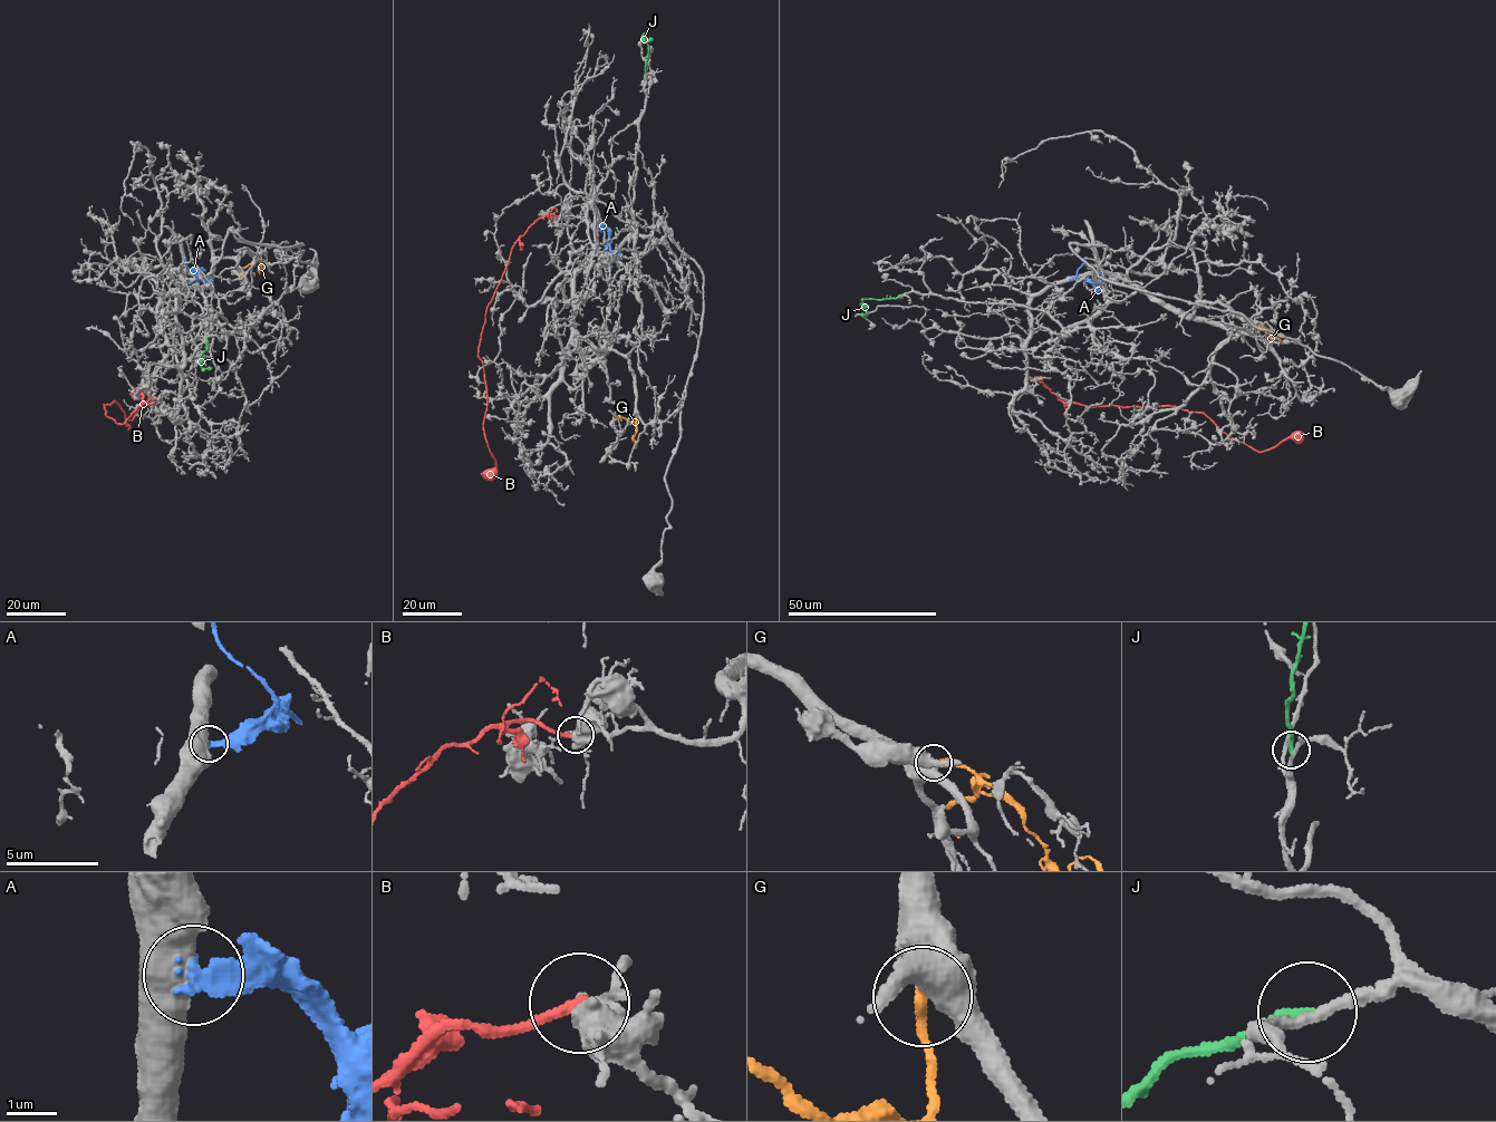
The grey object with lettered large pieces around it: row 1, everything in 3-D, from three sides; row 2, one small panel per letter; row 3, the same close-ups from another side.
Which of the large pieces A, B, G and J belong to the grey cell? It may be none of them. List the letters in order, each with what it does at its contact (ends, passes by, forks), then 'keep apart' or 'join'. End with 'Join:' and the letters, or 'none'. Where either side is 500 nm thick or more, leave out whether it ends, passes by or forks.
A: keep apart
B: keep apart
G: keep apart
J: it ends there; join
Join: J

